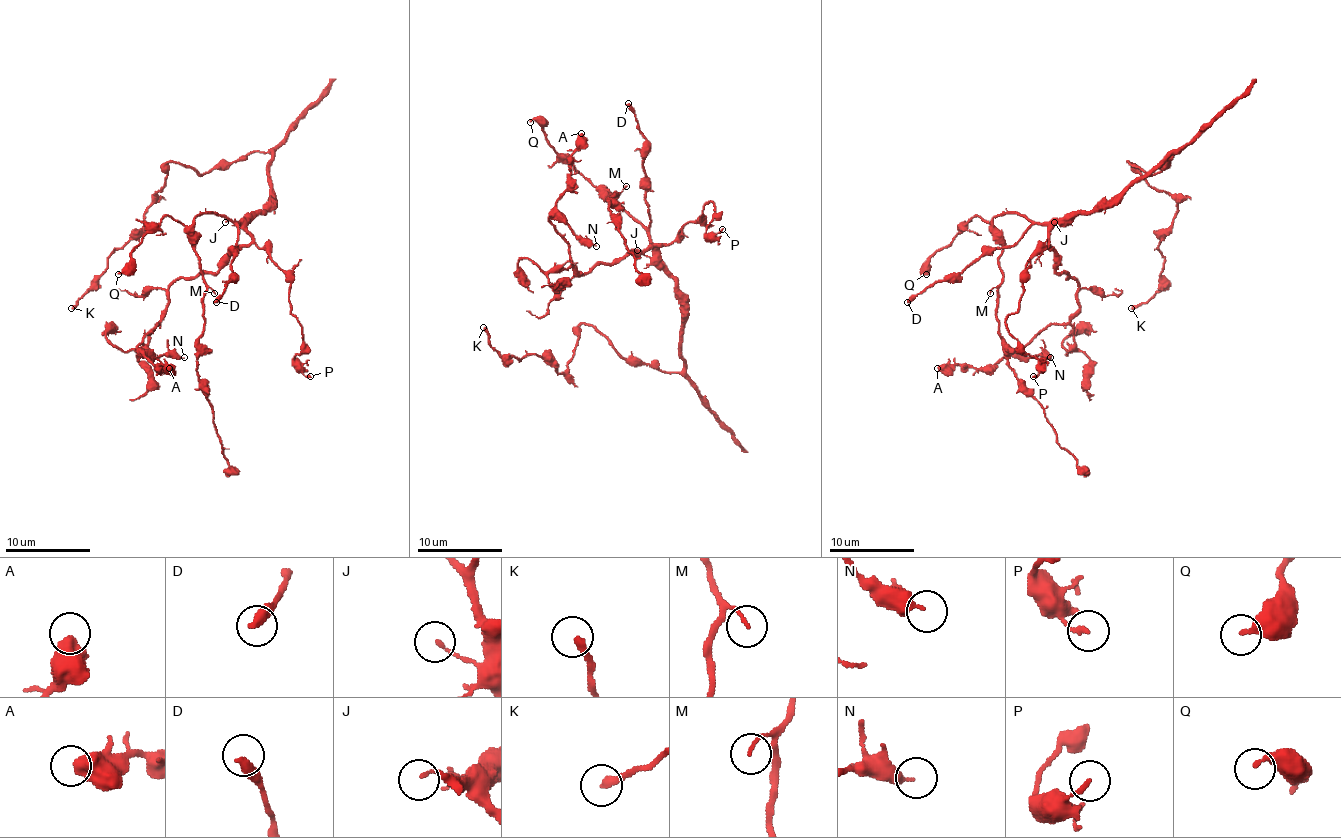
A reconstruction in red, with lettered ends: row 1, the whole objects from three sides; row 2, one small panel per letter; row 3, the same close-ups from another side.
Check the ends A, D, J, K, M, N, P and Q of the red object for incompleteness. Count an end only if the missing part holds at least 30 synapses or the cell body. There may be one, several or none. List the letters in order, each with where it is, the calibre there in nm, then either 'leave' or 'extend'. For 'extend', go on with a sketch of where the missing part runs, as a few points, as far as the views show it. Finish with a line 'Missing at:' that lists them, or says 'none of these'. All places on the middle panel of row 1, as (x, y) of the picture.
A: at (581, 133); 600 nm thick; leave
D: at (628, 103); 360 nm thick; extend; missing branch runs (628, 103), (616, 64), (616, 58), (626, 47), (628, 34), (601, 7), (586, 4)
J: at (637, 250); 110 nm thick; leave
K: at (483, 327); 260 nm thick; leave
M: at (626, 186); 110 nm thick; leave
N: at (596, 246); 360 nm thick; leave
P: at (722, 229); 170 nm thick; leave
Q: at (530, 122); 320 nm thick; leave
Missing at: D

